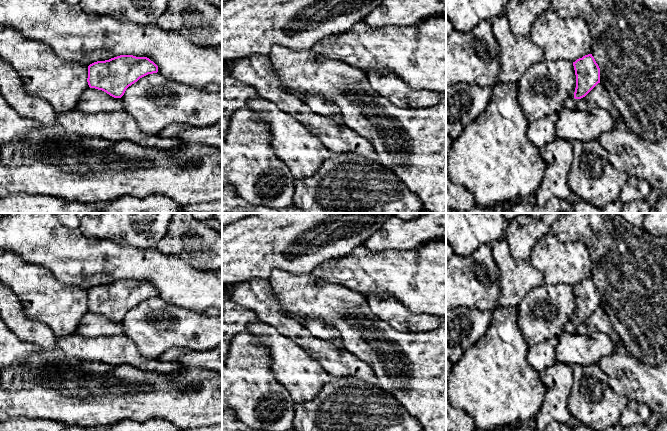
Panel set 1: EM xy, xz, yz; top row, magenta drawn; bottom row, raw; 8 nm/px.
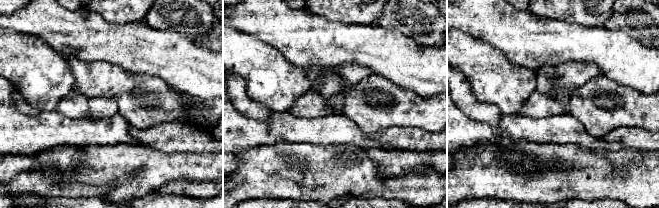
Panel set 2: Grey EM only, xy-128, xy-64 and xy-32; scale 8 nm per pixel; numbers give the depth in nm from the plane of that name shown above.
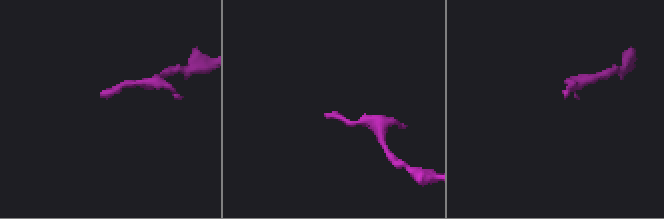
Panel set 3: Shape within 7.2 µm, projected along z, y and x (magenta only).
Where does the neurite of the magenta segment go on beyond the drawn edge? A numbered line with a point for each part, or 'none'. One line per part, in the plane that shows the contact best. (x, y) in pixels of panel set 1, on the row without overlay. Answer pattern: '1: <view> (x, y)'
1: yz (570, 327)

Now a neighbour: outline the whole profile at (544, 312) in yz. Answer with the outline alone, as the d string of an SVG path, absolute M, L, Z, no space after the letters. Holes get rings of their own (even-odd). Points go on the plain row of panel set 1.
M540 285L532 289L517 307L519 311L519 327L529 346L554 340L565 334L564 328L569 321L574 320L576 299L572 286L569 285Z

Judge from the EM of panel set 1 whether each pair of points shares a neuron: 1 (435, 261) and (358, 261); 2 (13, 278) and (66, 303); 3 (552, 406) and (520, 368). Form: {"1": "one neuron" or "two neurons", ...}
{"1": "one neuron", "2": "one neuron", "3": "two neurons"}

